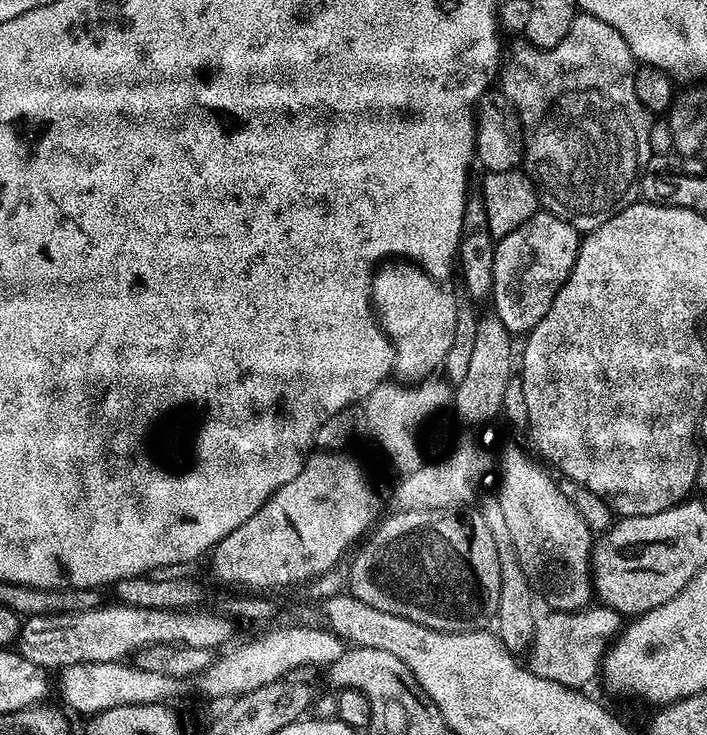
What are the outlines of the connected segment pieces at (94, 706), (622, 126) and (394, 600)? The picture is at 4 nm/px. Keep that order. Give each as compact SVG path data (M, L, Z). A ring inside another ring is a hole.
M86 662L59 669L60 696L76 712L95 714L127 704L162 704L180 692L181 681L166 674L144 672L128 662Z
M587 14L576 15L570 30L566 34L566 38L562 38L562 42L558 42L558 46L553 48L535 48L534 45L527 42L519 43L513 46L512 53L509 56L507 53L503 57L498 69L498 80L500 76L498 88L499 91L504 93L504 97L512 103L512 108L518 114L524 129L523 171L527 172L528 177L536 185L536 195L539 203L547 211L554 213L556 216L564 217L566 222L573 224L581 233L593 232L598 226L602 226L602 222L606 222L615 212L620 211L626 200L624 195L631 188L633 191L644 165L647 164L649 156L653 155L652 147L650 146L650 130L652 129L650 114L642 106L642 102L638 102L638 94L634 94L634 74L636 73L638 62L632 57L630 46L626 46L622 34L618 34L618 30L614 30L614 26L602 22L602 18Z
M443 508L421 512L395 511L391 515L385 515L359 545L360 553L353 558L352 569L349 567L346 572L351 595L366 602L366 606L374 606L374 610L398 614L398 618L410 618L410 622L418 622L439 632L487 629L496 620L499 610L499 564L494 539L479 511Z

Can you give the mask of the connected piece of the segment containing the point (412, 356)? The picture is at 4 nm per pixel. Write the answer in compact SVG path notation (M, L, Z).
M384 262L377 267L370 280L370 304L378 317L378 323L384 329L392 348L396 351L394 372L401 381L423 382L441 367L450 351L450 342L454 342L454 318L456 317L457 297L452 297L444 289L445 285L428 275L415 262Z

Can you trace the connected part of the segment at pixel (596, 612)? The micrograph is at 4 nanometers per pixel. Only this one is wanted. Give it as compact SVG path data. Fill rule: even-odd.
M589 606L579 608L577 612L549 611L549 616L541 615L536 622L536 629L533 632L532 643L526 652L526 666L538 678L546 678L550 682L558 682L567 688L583 689L583 684L588 684L592 679L597 679L602 668L602 661L605 652L615 641L622 628L622 617L613 608L603 606Z

